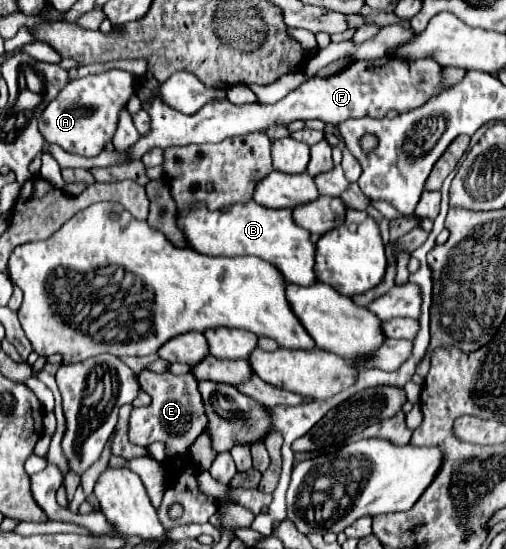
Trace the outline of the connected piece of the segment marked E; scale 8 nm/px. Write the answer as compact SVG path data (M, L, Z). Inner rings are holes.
M143 370L139 376L139 386L151 396L151 404L145 408L133 408L131 412L131 426L129 426L129 440L137 446L149 446L153 442L163 442L167 452L167 468L169 468L169 488L163 496L161 508L156 510L161 524L167 530L173 530L177 526L189 524L189 522L207 522L217 510L219 502L213 496L207 496L197 486L197 466L189 460L189 450L193 442L205 432L205 424L209 418L205 416L205 406L201 400L201 394L197 390L197 380L189 374L175 376L169 372L155 374L149 370ZM179 504L183 508L183 514L179 518L169 516L169 506Z

